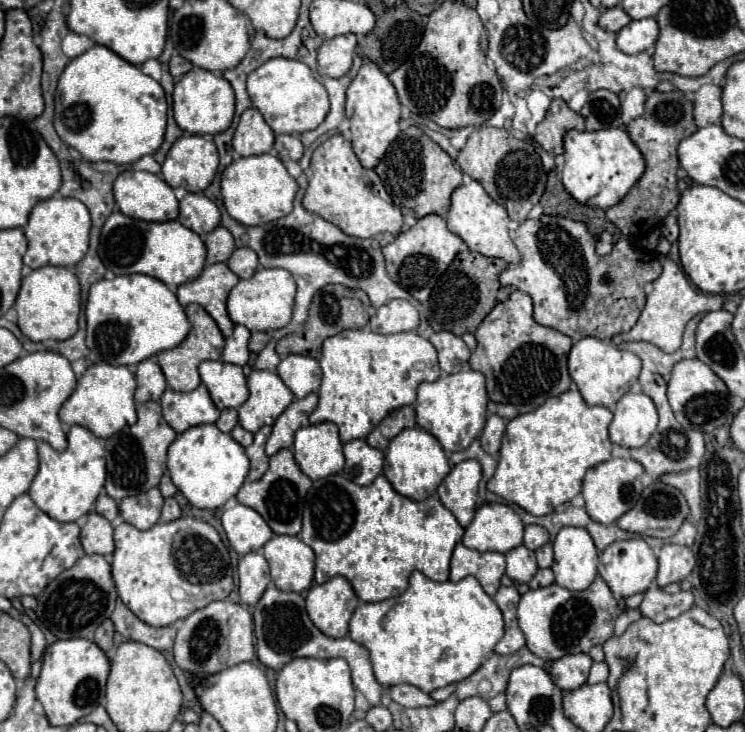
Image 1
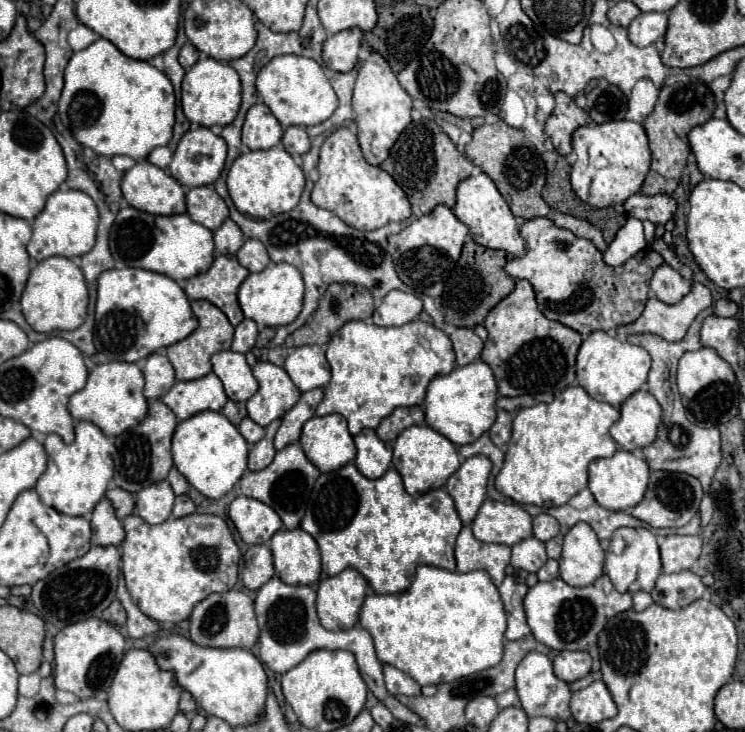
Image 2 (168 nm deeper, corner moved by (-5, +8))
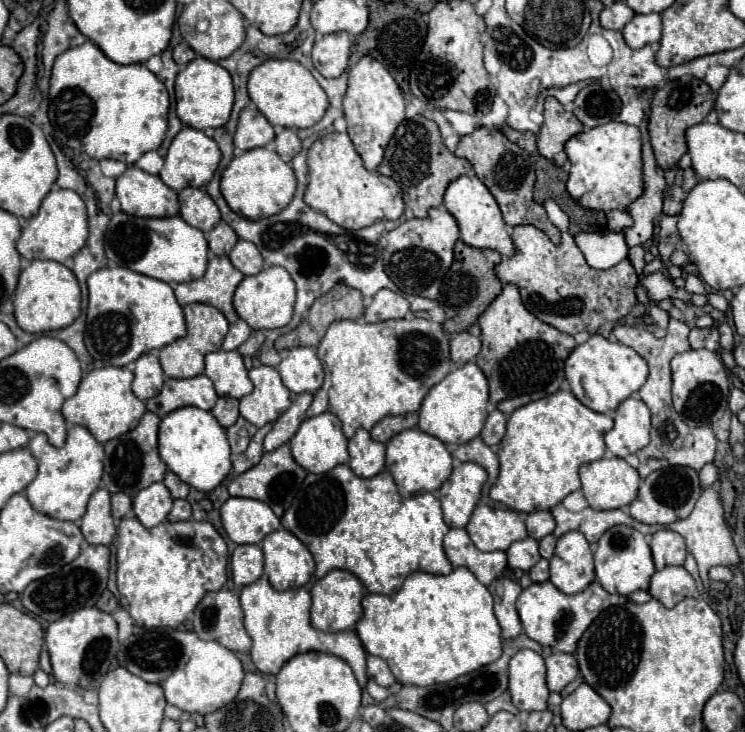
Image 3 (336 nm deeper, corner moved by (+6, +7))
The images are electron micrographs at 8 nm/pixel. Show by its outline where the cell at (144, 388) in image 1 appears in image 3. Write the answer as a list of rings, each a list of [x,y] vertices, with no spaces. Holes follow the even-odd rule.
[[[154,352],[142,354],[136,360],[136,370],[134,370],[134,382],[132,382],[132,392],[146,402],[148,398],[156,396],[164,384],[164,372],[158,362],[158,356]]]

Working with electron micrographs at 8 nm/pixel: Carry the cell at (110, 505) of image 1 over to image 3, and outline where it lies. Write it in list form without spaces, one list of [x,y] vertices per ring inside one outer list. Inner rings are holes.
[[[118,492],[118,494],[112,494],[112,516],[114,520],[118,522],[120,518],[124,518],[132,508],[132,500],[130,496],[126,496],[124,492]]]

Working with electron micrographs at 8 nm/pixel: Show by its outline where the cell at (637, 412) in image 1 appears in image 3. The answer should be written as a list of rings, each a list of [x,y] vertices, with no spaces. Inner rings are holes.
[[[626,398],[614,412],[614,428],[604,434],[612,456],[626,458],[650,442],[651,412],[638,398]]]

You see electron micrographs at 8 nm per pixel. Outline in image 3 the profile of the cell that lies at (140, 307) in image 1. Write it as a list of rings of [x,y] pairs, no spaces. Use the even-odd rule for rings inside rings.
[[[102,268],[88,278],[88,292],[88,324],[84,332],[84,342],[94,360],[102,360],[108,366],[126,366],[142,354],[150,350],[160,350],[186,334],[182,308],[176,302],[174,290],[166,282],[132,272],[130,268]]]

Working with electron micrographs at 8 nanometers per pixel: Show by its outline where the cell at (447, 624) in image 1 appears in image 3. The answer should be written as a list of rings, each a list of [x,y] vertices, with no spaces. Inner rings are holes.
[[[454,568],[450,574],[428,574],[412,572],[404,586],[392,594],[366,594],[362,598],[362,618],[356,624],[356,634],[362,640],[368,654],[386,660],[392,674],[400,684],[430,686],[450,682],[462,674],[474,672],[500,658],[502,638],[500,624],[494,616],[492,594],[468,568]]]

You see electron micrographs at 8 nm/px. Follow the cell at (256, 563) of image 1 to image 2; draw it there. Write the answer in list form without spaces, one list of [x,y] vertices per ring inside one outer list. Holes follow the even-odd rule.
[[[251,545],[245,553],[241,581],[247,589],[257,591],[273,577],[273,557],[267,545]]]

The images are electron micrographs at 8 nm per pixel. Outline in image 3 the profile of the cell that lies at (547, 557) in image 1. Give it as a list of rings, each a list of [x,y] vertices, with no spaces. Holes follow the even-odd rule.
[[[548,534],[546,538],[542,538],[540,540],[540,556],[546,558],[546,560],[550,560],[552,554],[554,554],[554,546],[556,546],[556,538],[552,534]]]

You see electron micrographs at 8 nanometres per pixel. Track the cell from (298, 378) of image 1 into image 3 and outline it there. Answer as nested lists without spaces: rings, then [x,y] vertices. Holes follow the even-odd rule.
[[[296,346],[288,350],[288,356],[278,364],[284,386],[294,392],[316,392],[324,382],[324,370],[312,348]]]

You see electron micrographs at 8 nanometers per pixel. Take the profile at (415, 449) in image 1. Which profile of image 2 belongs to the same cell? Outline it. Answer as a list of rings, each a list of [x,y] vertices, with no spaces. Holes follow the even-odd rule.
[[[427,425],[407,427],[393,445],[393,465],[401,473],[409,495],[421,495],[431,489],[439,489],[459,469],[459,457],[455,445]]]

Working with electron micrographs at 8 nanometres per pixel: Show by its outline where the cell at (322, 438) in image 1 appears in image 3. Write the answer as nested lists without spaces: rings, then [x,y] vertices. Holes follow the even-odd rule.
[[[324,412],[324,414],[314,416],[314,418],[306,418],[300,424],[298,432],[290,440],[290,450],[292,450],[294,460],[306,472],[314,472],[314,474],[324,474],[328,470],[336,468],[338,464],[346,464],[348,462],[348,450],[346,450],[346,446],[348,446],[348,440],[342,434],[342,424],[330,412]]]

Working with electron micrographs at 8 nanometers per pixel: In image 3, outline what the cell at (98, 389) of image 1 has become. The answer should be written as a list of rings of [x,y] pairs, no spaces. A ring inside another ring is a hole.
[[[118,366],[94,368],[92,372],[88,372],[88,376],[82,378],[78,392],[64,402],[62,414],[66,422],[84,424],[84,428],[88,428],[92,436],[102,444],[136,428],[136,424],[140,422],[140,416],[146,412],[146,406],[134,396],[130,388],[132,380],[134,380],[134,374],[128,368],[118,368]]]

